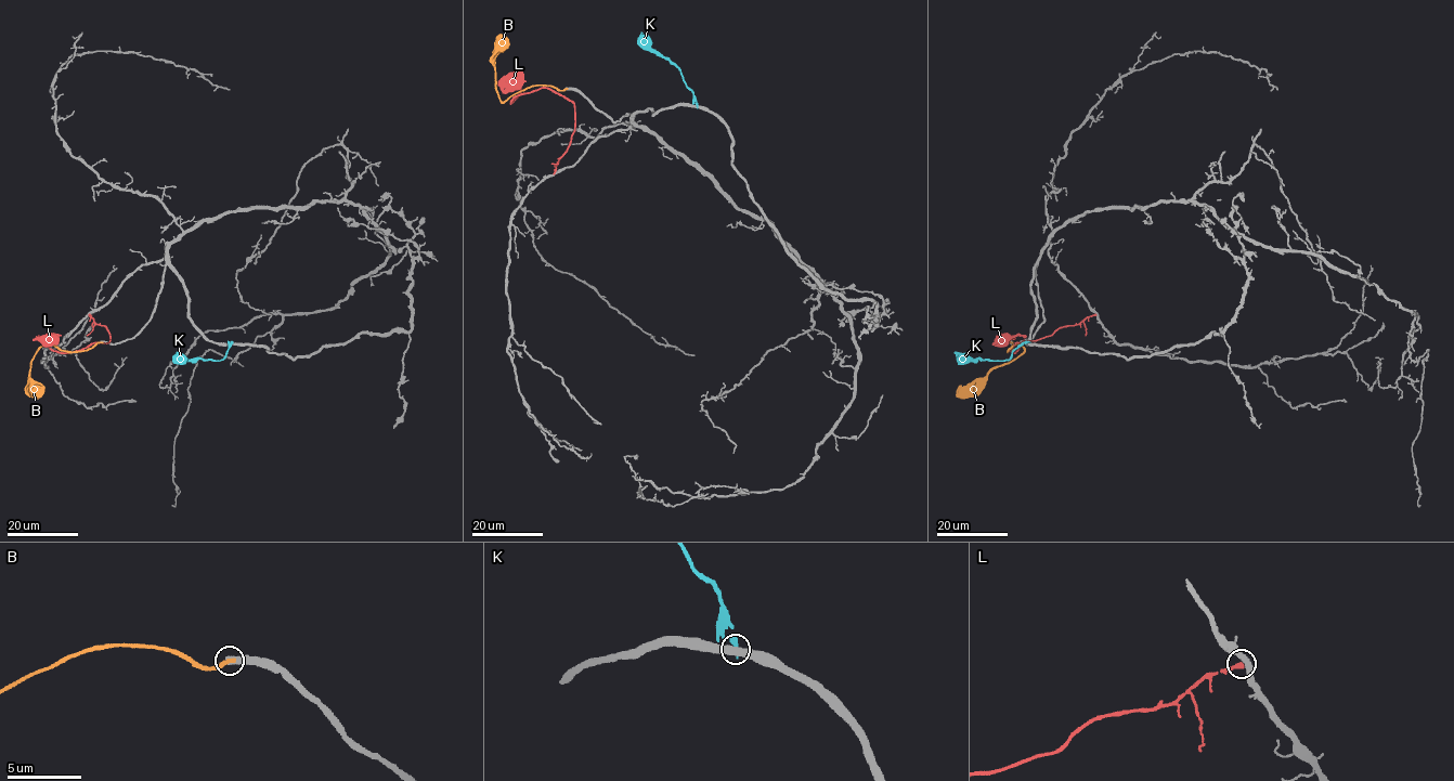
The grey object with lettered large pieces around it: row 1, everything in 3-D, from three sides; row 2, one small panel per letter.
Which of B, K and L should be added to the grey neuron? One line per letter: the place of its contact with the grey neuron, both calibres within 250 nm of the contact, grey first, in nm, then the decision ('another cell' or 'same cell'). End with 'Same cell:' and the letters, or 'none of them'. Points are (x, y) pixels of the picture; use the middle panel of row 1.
B: (566, 89) | 400/320 nm | another cell
K: (697, 106) | 440/340 nm | another cell
L: (554, 173) | 360/280 nm | another cell
Same cell: none of them

